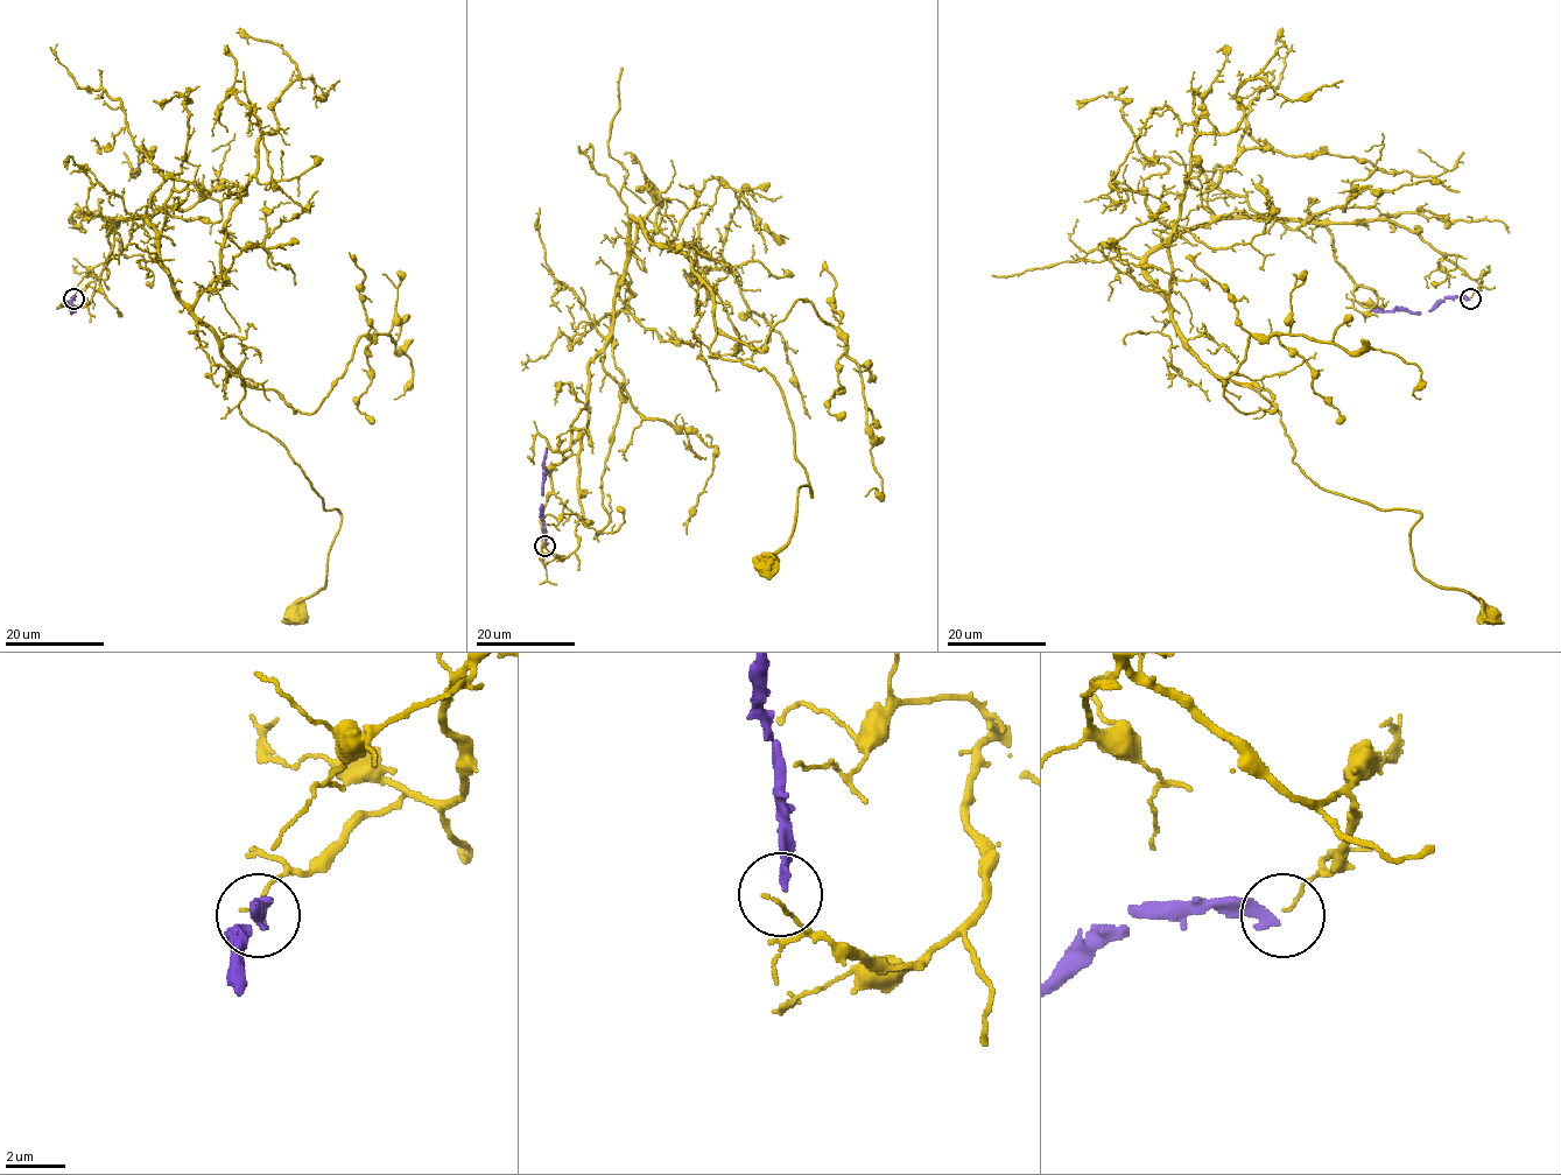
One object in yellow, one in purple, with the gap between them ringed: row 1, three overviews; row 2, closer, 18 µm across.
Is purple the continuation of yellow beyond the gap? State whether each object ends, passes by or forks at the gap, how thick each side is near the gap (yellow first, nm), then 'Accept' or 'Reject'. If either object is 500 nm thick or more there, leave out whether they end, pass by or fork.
At the ring yellow ends. At the ring purple ends. Thickness 110 nm (yellow) against 320 nm. Reject

